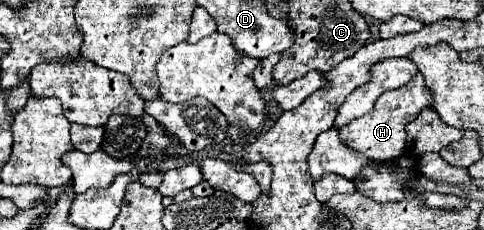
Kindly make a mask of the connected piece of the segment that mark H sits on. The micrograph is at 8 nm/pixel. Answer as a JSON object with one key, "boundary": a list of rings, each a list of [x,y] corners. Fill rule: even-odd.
{"boundary":[[[416,74],[402,88],[384,92],[376,100],[372,112],[364,114],[364,116],[352,120],[350,124],[346,124],[344,128],[340,128],[340,140],[344,144],[348,144],[350,148],[354,148],[356,152],[360,152],[366,158],[376,160],[376,162],[386,162],[386,160],[400,158],[404,154],[404,148],[406,148],[406,130],[404,130],[404,126],[408,122],[412,122],[412,118],[416,118],[424,108],[430,108],[432,104],[434,104],[434,98],[430,94],[430,88],[424,84],[424,76]]]}

